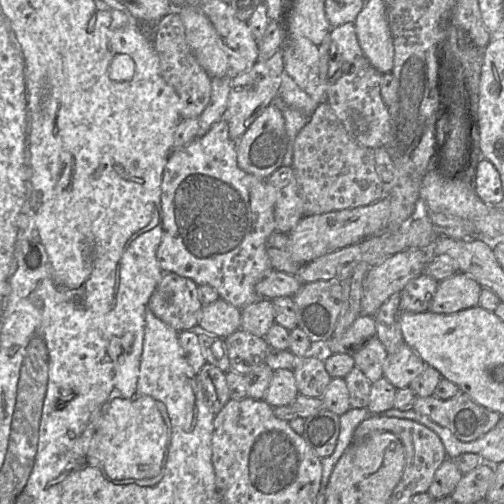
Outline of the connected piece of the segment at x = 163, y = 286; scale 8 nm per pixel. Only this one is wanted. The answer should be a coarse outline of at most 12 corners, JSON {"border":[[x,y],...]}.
{"border":[[163,272],[149,302],[177,332],[199,330],[191,279]]}

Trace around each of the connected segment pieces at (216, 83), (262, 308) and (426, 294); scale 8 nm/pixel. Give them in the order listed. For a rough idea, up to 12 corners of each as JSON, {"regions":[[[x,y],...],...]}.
{"regions":[[[231,74],[211,79],[211,96],[199,116],[197,137],[227,110]],[[272,299],[241,310],[241,329],[264,337],[275,323]],[[421,274],[399,293],[400,312],[428,311],[438,281]]]}

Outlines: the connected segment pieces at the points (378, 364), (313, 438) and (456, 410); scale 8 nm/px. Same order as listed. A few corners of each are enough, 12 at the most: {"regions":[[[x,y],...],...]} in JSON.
{"regions":[[[375,335],[353,355],[371,383],[383,377],[388,353]],[[322,409],[305,418],[302,437],[321,459],[335,450],[339,417]],[[459,393],[417,397],[412,410],[460,441],[483,437],[501,415]]]}

